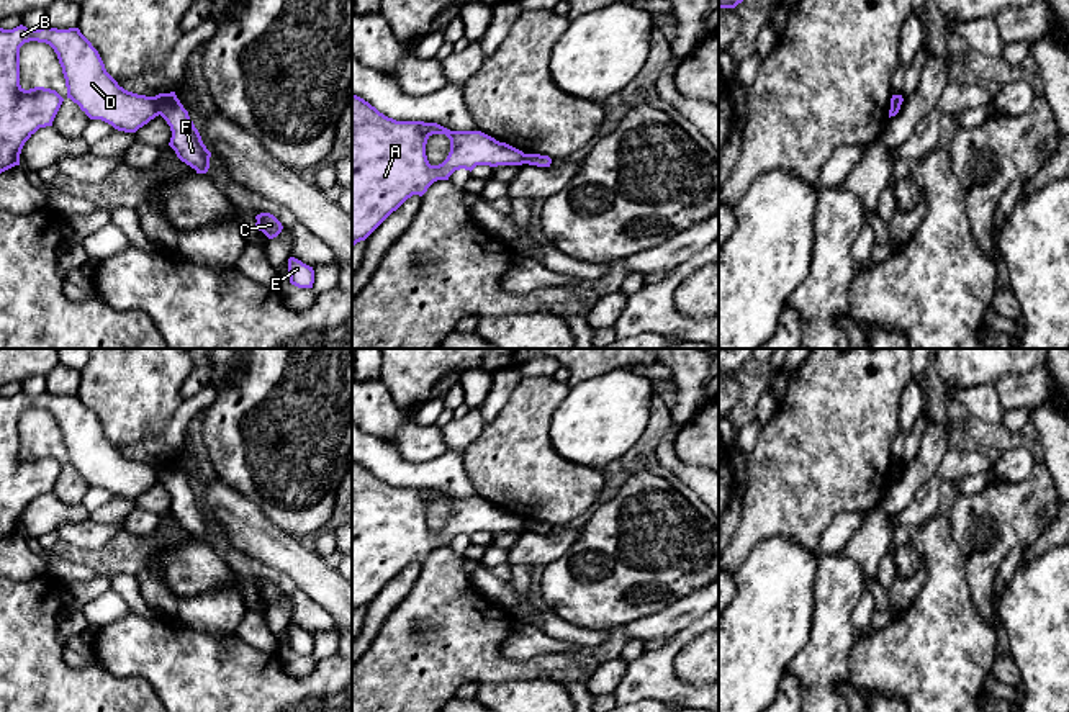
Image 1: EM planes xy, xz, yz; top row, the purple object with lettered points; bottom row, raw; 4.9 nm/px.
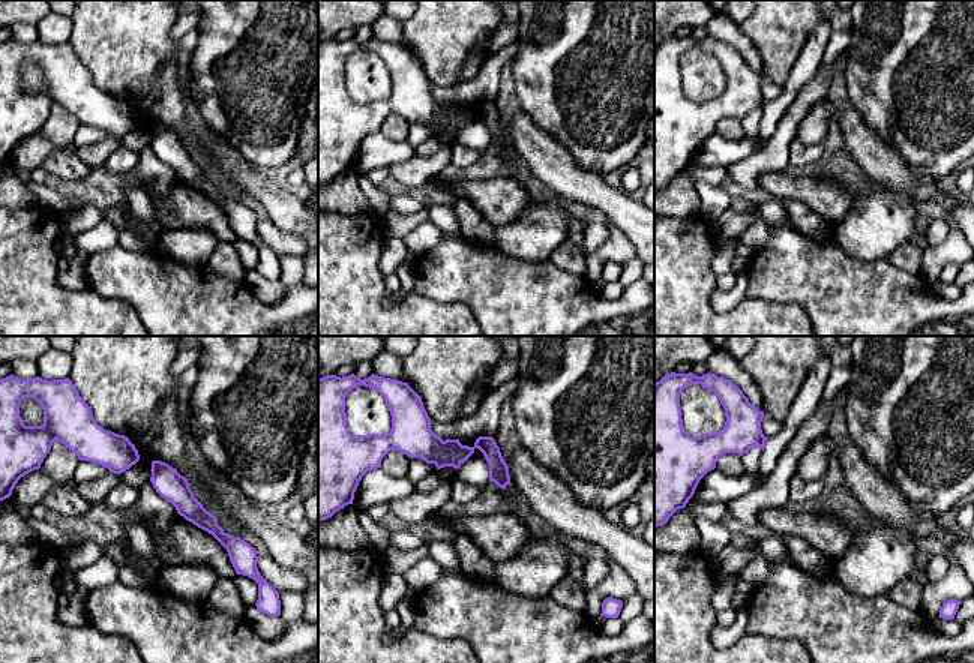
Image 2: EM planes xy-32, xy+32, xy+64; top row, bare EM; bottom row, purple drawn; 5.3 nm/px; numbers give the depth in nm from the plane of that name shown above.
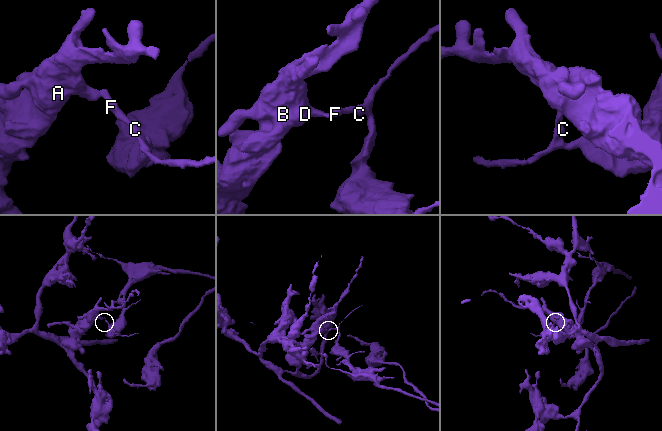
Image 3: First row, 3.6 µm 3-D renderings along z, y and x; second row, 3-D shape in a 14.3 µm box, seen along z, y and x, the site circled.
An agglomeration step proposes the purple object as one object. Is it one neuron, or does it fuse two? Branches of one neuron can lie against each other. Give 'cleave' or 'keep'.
cleave

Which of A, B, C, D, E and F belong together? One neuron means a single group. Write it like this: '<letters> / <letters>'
A B D / C E F

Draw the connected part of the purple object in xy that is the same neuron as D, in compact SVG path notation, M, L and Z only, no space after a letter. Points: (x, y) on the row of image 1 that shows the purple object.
M0 28L0 173L20 165L25 142L39 128L52 126L64 101L56 90L25 90L20 85L20 47L29 41L46 43L54 49L65 79L67 98L90 119L136 133L159 116L156 98L120 87L79 28Z

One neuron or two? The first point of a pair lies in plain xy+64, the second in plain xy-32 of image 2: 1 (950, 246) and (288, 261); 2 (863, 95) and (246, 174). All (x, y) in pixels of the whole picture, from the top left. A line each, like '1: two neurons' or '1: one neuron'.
1: two neurons
2: two neurons

